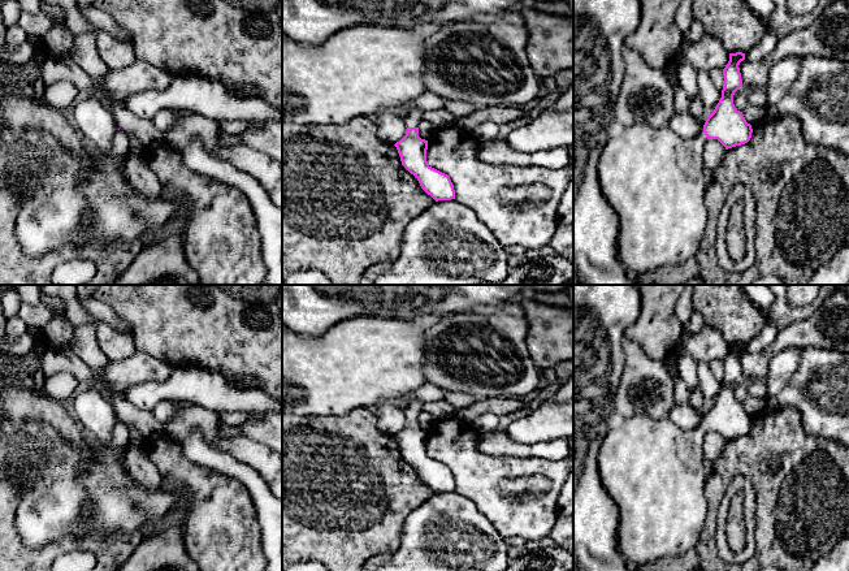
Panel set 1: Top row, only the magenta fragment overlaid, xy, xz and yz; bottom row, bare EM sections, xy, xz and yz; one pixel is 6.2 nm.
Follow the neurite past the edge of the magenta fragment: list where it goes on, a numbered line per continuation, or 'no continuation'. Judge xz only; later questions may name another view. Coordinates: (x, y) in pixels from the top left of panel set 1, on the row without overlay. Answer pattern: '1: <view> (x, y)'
1: xz (412, 410)

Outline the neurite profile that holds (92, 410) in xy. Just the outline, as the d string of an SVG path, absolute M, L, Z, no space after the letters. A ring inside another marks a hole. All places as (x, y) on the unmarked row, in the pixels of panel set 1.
M96 386L75 393L68 405L85 432L109 446L118 418L107 395Z

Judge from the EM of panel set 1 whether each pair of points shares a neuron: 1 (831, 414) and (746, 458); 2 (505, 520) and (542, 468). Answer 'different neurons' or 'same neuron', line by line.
1: different neurons
2: same neuron

